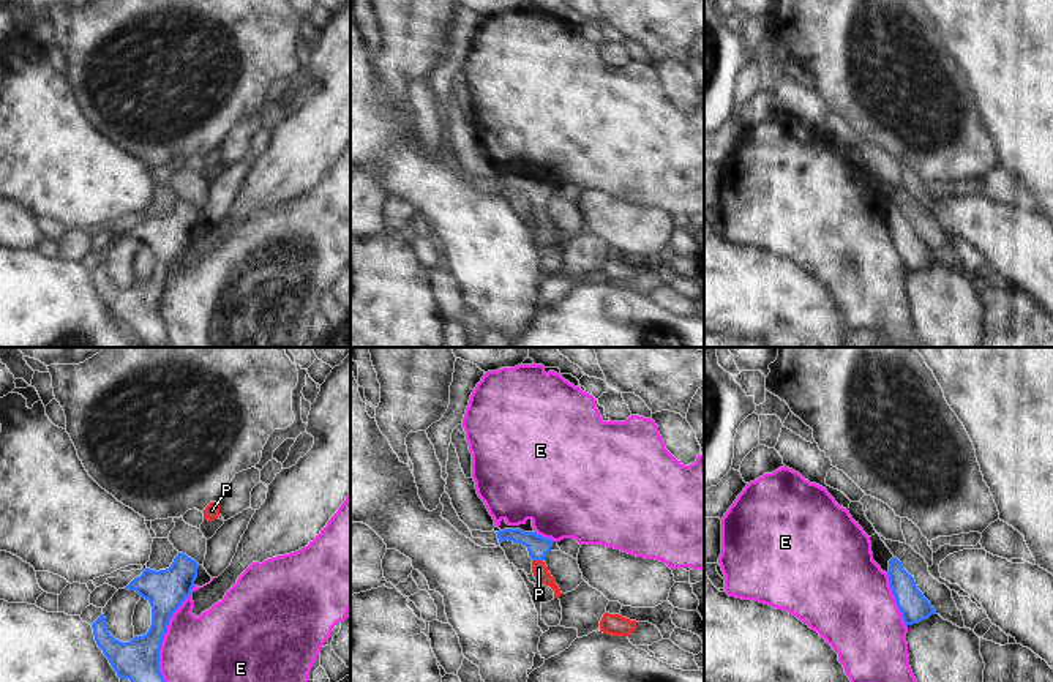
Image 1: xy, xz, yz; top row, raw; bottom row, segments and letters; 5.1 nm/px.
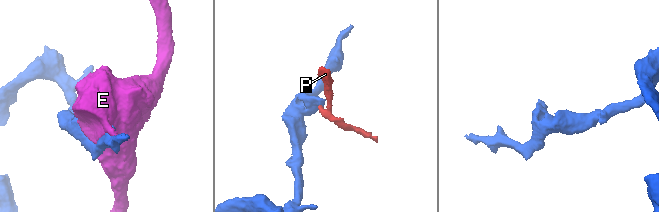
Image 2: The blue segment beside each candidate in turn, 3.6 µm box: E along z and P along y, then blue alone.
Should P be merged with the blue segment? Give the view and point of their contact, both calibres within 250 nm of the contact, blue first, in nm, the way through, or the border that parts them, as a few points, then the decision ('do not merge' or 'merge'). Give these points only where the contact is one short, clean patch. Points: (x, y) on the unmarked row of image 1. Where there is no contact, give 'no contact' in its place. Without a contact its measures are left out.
xz (537, 206) | 110/80 nm | across xz (539, 193), (537, 206), (539, 215) | merge

